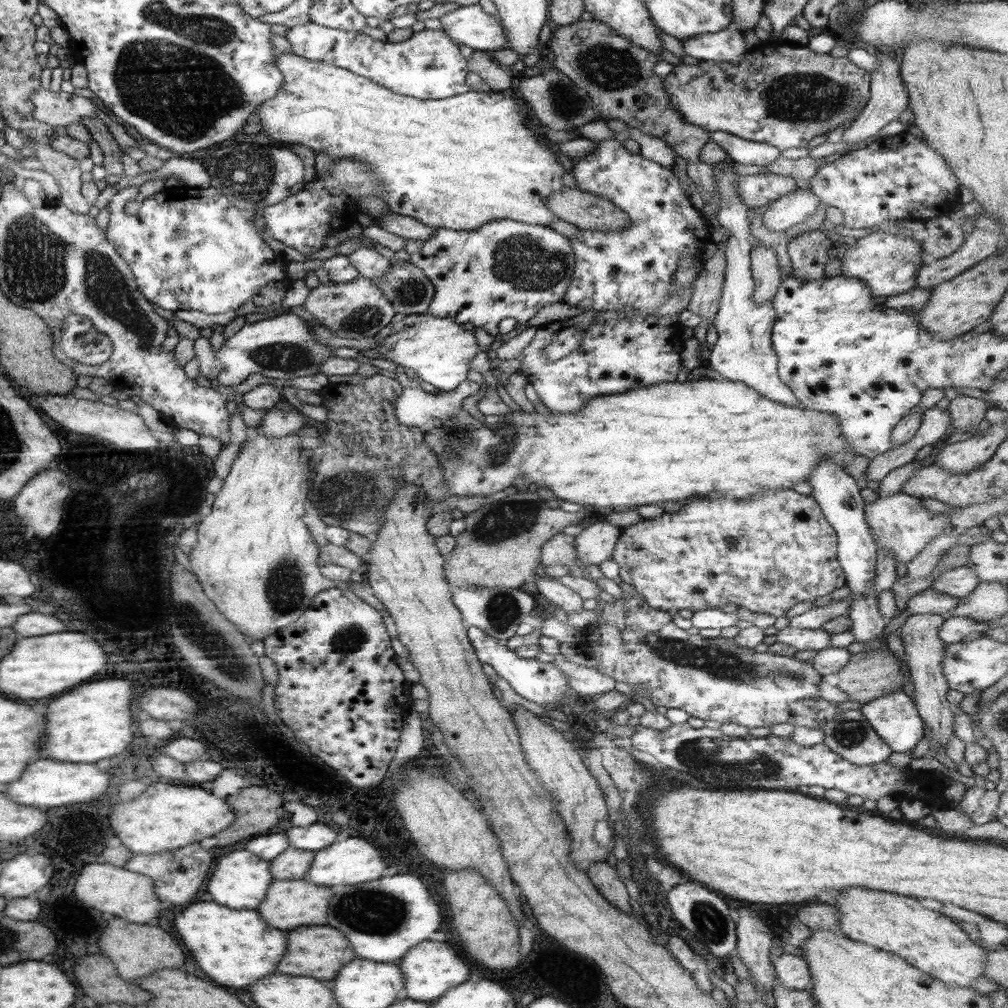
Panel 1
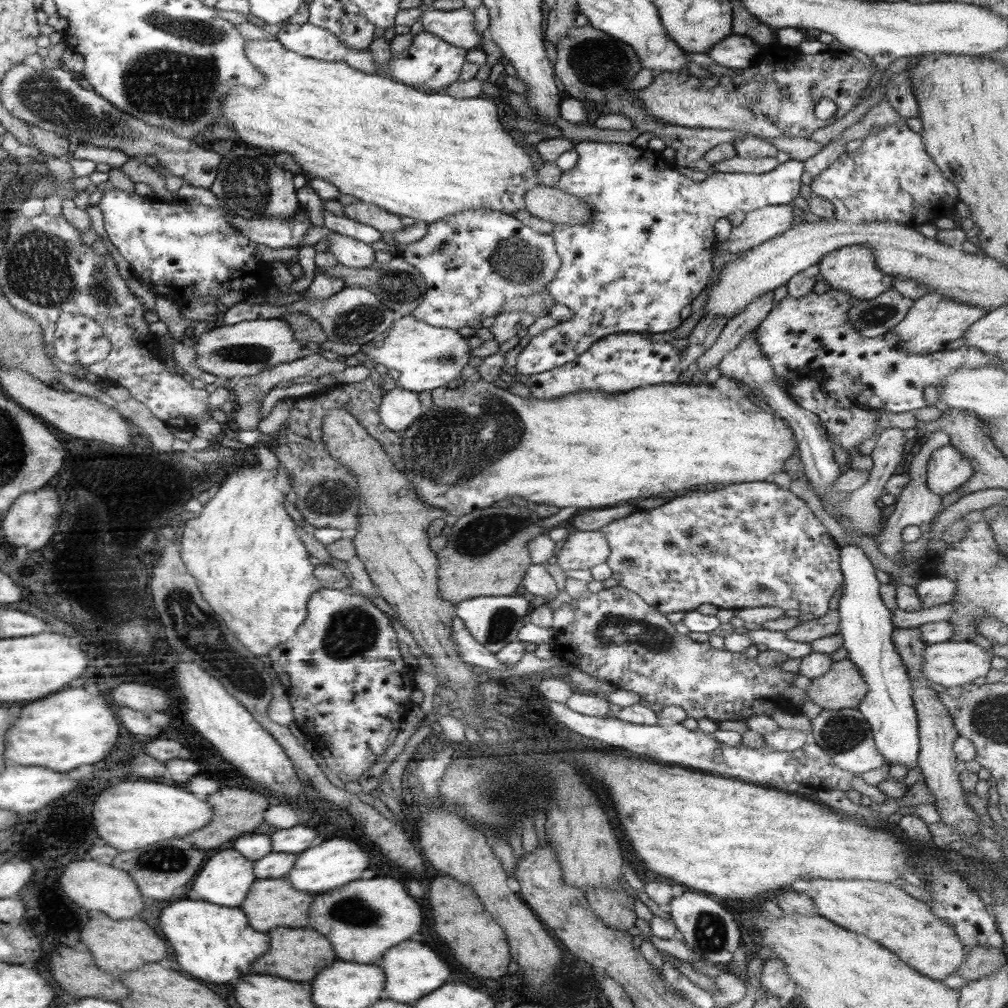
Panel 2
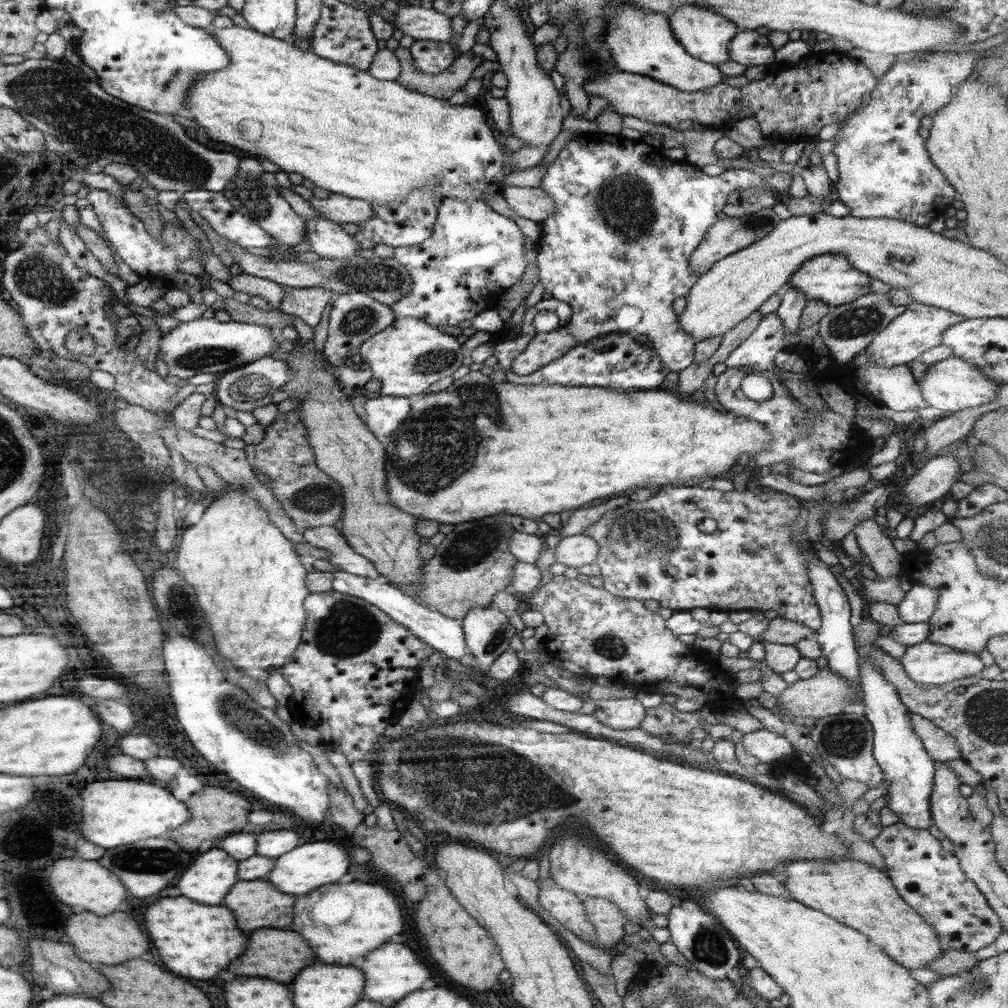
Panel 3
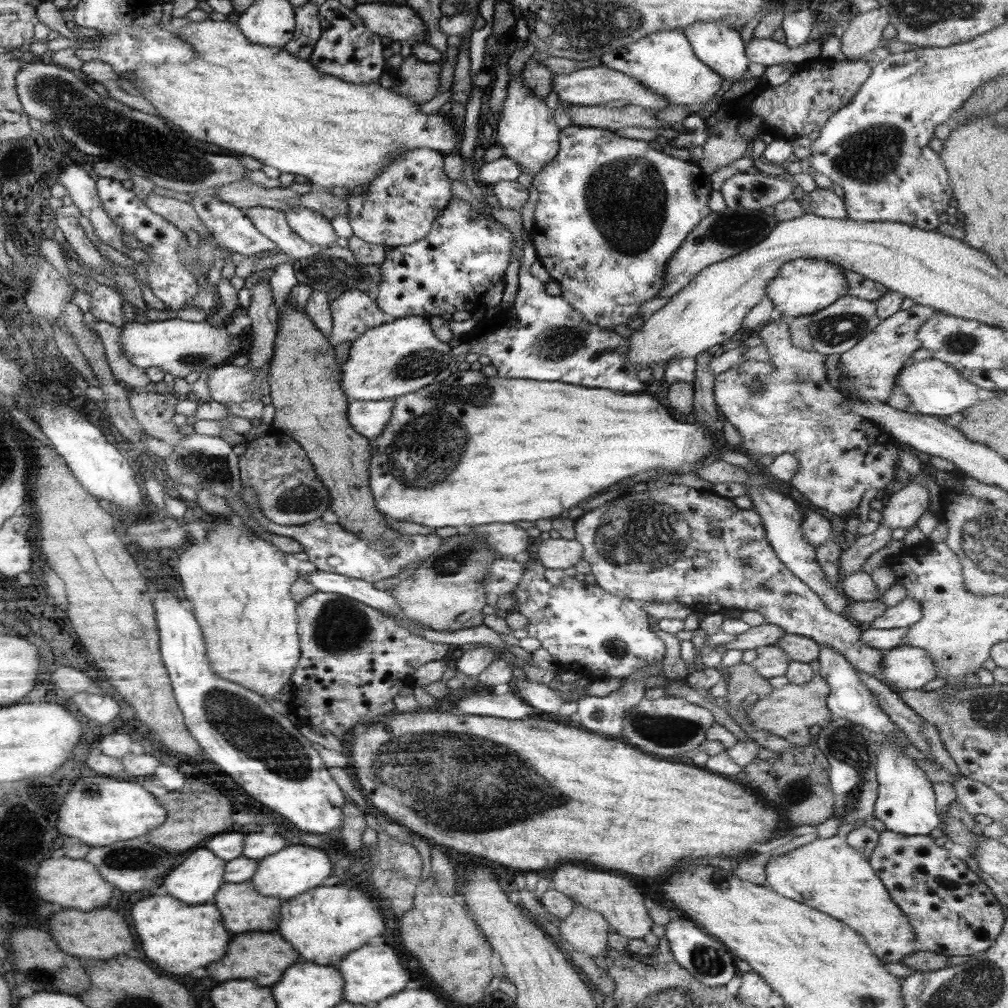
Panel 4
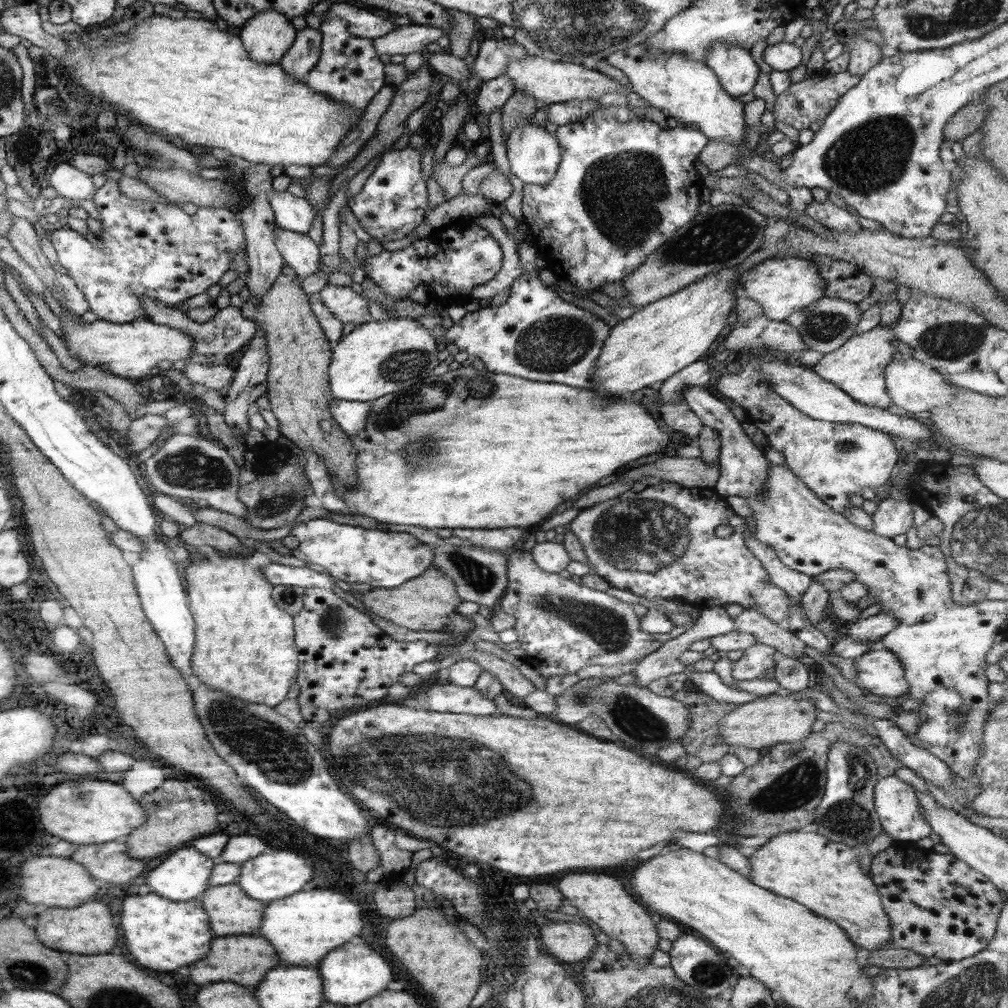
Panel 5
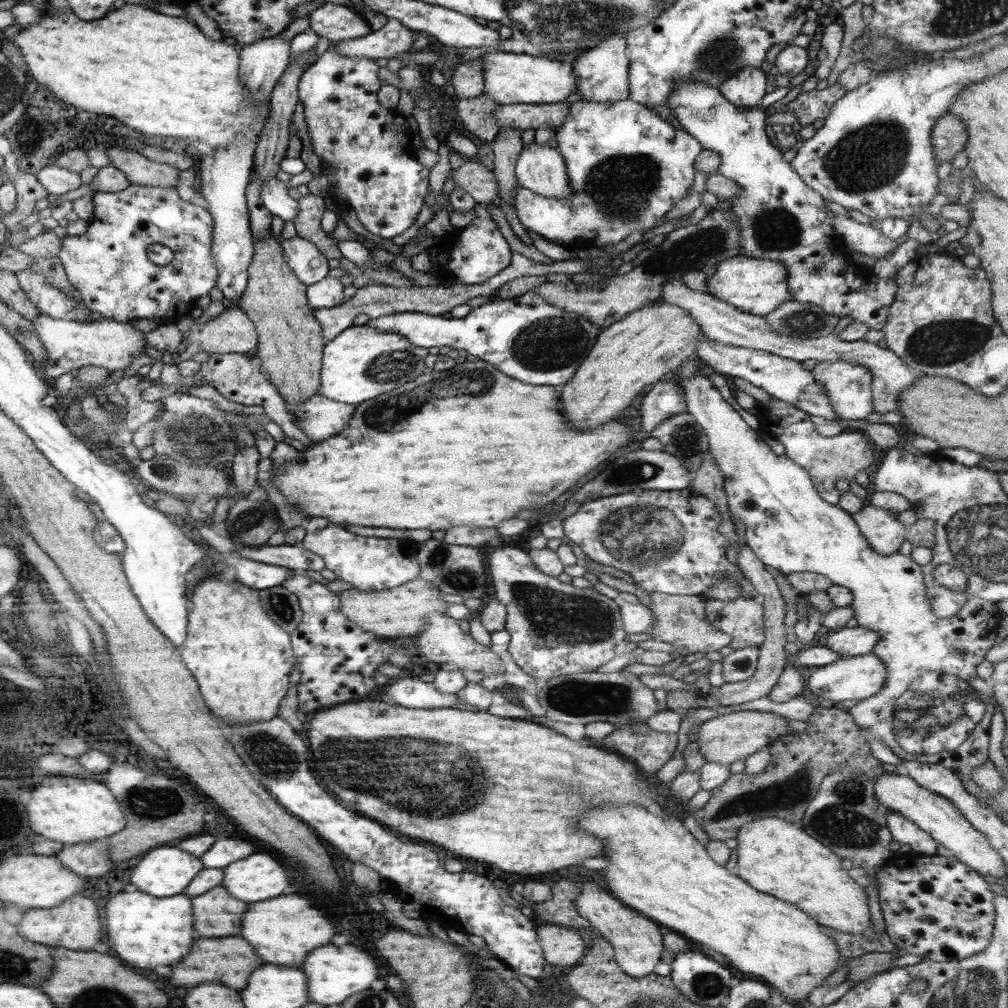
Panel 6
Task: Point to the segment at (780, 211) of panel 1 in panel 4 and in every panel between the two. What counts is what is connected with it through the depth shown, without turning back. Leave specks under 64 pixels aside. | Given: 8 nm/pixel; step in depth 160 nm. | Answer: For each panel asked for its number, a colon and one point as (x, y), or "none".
2: (760, 225)
3: (727, 236)
4: (718, 236)

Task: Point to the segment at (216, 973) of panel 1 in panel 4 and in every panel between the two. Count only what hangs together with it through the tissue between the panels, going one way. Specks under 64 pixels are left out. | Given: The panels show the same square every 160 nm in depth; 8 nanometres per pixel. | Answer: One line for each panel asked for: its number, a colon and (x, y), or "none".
2: (216, 944)
3: (198, 941)
4: (178, 938)

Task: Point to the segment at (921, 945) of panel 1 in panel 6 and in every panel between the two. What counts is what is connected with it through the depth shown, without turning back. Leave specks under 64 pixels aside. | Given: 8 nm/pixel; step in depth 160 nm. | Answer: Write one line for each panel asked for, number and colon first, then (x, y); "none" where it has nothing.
2: (884, 912)
3: (855, 893)
4: (827, 874)
5: (825, 876)
6: (775, 857)

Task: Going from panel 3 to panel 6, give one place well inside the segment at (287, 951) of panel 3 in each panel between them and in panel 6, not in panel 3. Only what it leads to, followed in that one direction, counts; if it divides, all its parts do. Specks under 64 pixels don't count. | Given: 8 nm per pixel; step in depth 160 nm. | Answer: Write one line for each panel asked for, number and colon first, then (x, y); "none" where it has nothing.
4: (252, 955)
5: (246, 959)
6: (231, 960)

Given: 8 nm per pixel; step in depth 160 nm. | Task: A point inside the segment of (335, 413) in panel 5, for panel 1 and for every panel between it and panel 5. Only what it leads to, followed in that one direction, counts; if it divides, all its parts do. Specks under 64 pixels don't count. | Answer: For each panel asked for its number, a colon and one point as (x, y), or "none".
1: (414, 406)
2: (400, 407)
3: (383, 415)
4: (369, 418)

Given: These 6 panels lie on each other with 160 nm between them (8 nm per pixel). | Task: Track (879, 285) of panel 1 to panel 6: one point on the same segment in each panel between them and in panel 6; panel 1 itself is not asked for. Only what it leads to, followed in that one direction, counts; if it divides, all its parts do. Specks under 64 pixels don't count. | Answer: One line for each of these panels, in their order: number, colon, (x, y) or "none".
2: (853, 270)
3: (831, 278)
4: (804, 286)
5: (783, 286)
6: (758, 286)

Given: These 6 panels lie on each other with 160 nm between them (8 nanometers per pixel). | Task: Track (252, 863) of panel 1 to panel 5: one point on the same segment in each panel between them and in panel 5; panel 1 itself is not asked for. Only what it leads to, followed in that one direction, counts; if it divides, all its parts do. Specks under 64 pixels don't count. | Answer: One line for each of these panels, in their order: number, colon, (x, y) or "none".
2: (226, 878)
3: (210, 878)
4: (198, 878)
5: (183, 875)

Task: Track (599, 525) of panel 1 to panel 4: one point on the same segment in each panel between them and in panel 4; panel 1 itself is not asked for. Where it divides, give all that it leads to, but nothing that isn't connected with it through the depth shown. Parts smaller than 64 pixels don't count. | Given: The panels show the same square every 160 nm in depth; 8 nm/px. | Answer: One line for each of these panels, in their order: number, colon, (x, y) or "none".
2: (581, 550)
3: (578, 550)
4: (554, 553)

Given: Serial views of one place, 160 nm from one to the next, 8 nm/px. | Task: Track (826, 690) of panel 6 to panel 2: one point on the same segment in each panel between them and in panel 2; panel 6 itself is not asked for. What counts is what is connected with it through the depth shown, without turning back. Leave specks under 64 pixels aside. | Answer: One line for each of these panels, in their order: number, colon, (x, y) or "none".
2: (952, 663)
3: (930, 663)
4: (903, 667)
5: (879, 671)

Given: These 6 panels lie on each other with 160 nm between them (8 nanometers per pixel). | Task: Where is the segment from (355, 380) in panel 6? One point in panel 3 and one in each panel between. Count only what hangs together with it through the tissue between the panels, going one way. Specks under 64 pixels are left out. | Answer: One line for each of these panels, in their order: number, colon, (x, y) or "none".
3: (409, 356)
4: (403, 355)
5: (377, 358)

